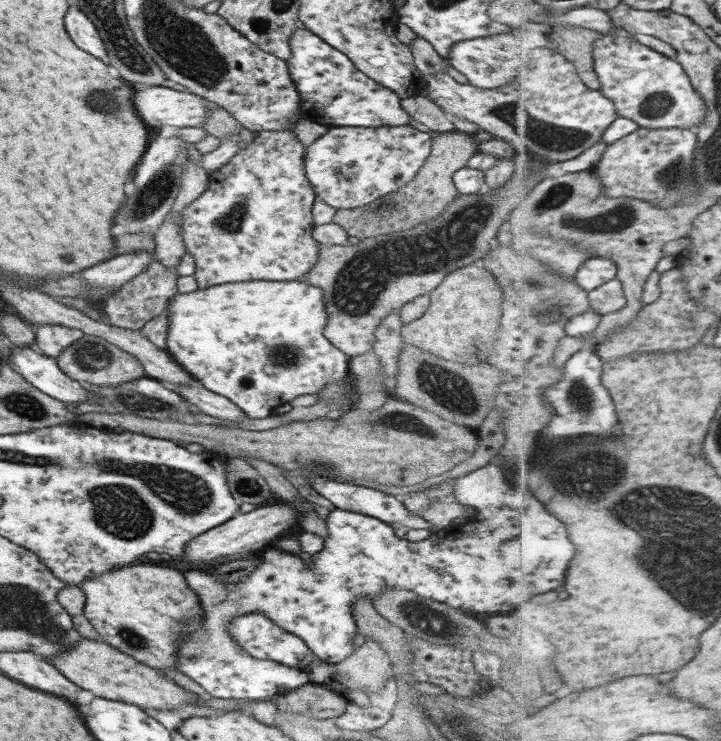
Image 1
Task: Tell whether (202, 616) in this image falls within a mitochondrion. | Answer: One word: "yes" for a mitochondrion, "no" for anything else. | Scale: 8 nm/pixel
no

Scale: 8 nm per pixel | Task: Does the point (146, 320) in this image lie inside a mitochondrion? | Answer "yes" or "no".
no

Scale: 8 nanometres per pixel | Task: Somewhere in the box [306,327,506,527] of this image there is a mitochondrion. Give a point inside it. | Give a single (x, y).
(449, 391)

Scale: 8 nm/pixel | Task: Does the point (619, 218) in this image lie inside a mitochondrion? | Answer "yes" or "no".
yes

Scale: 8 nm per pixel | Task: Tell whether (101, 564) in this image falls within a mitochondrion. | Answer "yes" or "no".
no

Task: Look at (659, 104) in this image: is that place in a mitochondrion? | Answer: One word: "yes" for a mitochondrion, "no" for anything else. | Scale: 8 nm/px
yes

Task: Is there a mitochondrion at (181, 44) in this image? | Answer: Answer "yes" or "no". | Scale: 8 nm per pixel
yes

